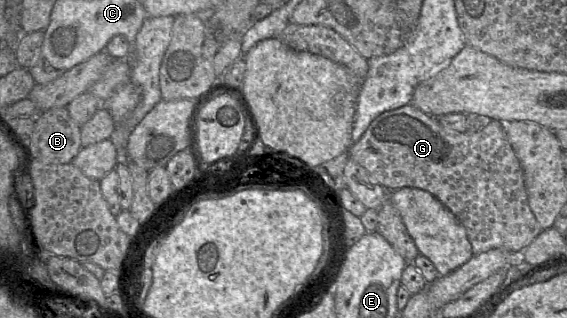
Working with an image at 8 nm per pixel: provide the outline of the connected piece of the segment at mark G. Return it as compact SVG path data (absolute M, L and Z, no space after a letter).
M409 104L395 110L386 111L376 117L371 122L363 136L357 142L354 142L347 152L350 159L353 159L366 169L372 182L380 184L387 191L395 191L401 188L411 187L428 191L435 196L465 227L474 254L480 254L494 248L506 249L513 253L522 253L522 251L532 243L532 241L542 232L543 229L529 207L528 197L524 186L523 169L508 140L506 123L510 122L492 120L483 130L479 132L459 133L443 127L438 121L437 117L430 116L415 106Z

